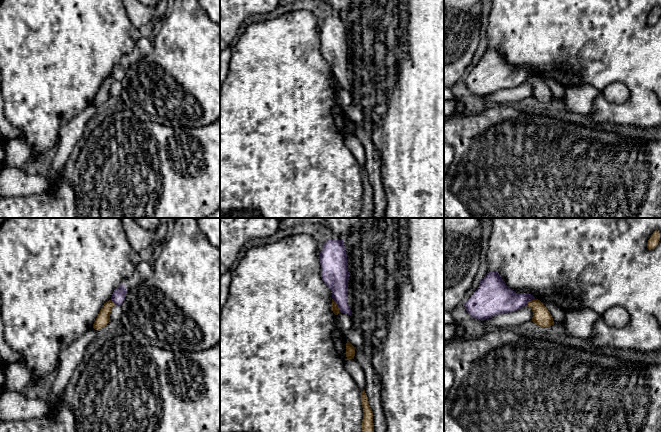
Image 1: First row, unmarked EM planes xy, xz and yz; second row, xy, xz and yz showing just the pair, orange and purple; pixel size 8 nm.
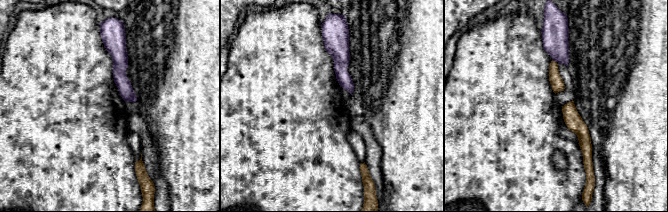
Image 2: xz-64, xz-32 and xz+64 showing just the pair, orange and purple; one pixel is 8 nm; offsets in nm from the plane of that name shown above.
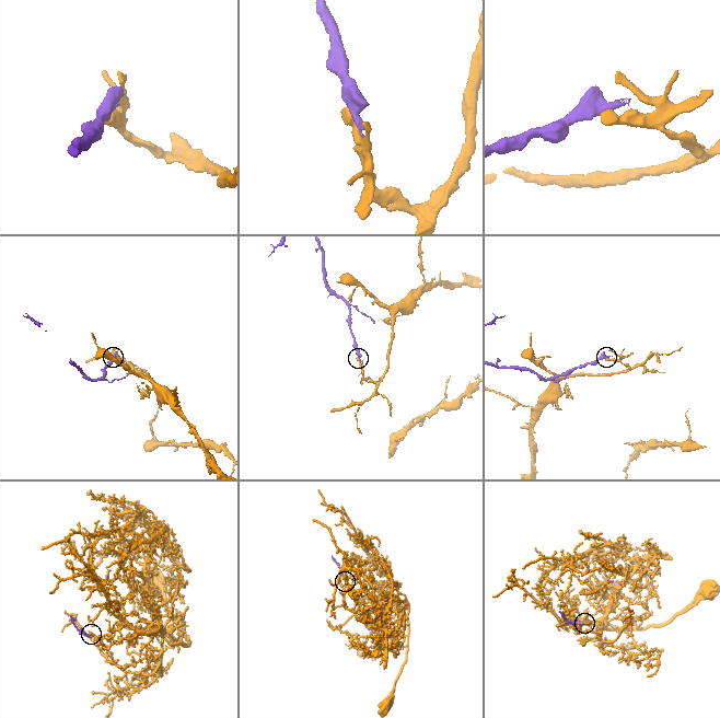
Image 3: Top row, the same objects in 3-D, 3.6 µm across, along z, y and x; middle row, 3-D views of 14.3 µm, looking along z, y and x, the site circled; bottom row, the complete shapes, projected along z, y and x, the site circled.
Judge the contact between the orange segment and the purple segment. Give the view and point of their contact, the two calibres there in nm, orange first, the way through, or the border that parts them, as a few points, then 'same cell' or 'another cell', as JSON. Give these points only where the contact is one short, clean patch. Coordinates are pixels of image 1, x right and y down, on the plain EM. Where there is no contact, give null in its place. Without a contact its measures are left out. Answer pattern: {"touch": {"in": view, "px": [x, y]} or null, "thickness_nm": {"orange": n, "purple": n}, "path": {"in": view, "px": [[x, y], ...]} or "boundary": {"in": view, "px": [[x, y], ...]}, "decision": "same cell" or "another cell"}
{"touch": {"in": "xz", "px": [337, 81]}, "thickness_nm": {"orange": 60, "purple": 220}, "boundary": {"in": "xz", "px": [[332, 75], [339, 87]]}, "decision": "another cell"}

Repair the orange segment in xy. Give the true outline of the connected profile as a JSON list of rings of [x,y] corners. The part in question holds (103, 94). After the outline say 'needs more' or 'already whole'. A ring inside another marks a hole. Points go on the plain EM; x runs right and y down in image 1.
[[[112,76],[107,77],[103,83],[101,84],[94,100],[93,100],[93,104],[95,106],[100,106],[102,104],[104,104],[109,98],[110,98],[110,89],[112,86],[112,83],[115,80],[113,79]]] | already whole

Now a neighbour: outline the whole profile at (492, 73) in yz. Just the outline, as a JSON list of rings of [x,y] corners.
[[[496,47],[486,50],[479,63],[464,79],[472,94],[484,97],[501,89],[519,86],[535,73],[511,66]]]

